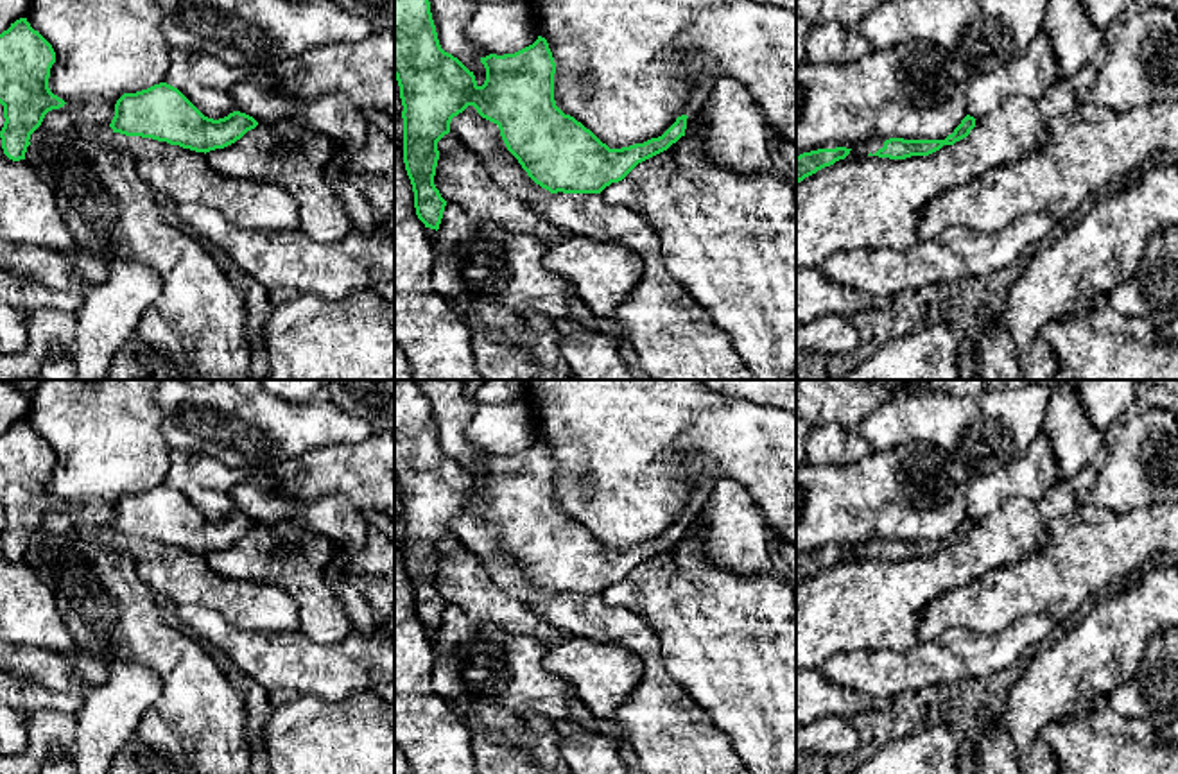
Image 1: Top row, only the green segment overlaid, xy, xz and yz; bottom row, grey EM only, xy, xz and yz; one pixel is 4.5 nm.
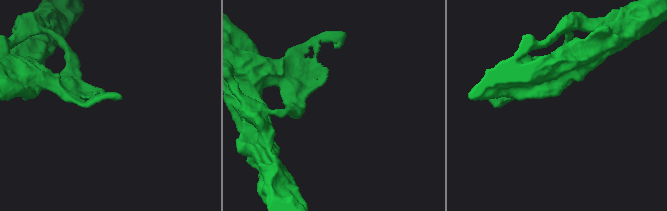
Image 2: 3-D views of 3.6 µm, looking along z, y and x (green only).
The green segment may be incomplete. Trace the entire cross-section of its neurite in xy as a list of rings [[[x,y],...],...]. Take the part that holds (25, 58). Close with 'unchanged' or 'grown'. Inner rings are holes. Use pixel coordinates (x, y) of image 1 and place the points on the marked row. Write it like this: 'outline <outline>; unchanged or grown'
outline [[[27,18],[0,34],[0,104],[5,118],[0,138],[4,154],[13,161],[25,159],[30,134],[45,115],[66,104],[48,88],[54,63],[52,45]]]; unchanged

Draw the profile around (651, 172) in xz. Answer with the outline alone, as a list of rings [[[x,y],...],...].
[[[696,120],[685,136],[667,150],[638,163],[622,181],[606,186],[601,195],[611,206],[624,206],[637,211],[651,226],[662,244],[663,262],[671,276],[687,288],[687,292],[703,306],[710,319],[730,335],[737,353],[742,357],[748,371],[757,380],[796,380],[796,192],[773,170],[735,172],[719,165],[703,145],[705,131]]]

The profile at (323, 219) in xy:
[[[273,118],[206,158],[222,174],[278,183],[298,202],[298,229],[314,242],[333,244],[355,229],[325,181],[333,149],[330,138],[294,120]]]

